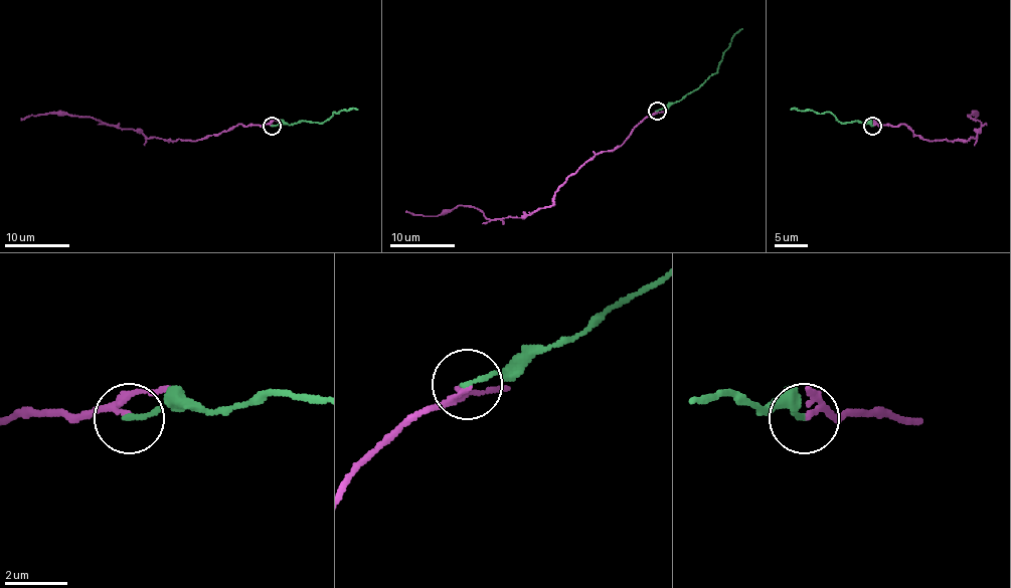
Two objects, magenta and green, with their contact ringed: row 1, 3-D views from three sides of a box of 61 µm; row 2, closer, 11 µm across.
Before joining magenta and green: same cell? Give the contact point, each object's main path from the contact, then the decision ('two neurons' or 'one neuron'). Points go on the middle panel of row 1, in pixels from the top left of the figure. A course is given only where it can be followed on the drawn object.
at (657, 111); magenta runs (657, 112), (623, 143), (590, 157), (550, 206), (489, 219), (468, 206), (437, 215), (406, 211); green runs (657, 110), (679, 102), (711, 75), (731, 38), (742, 29); two neurons

